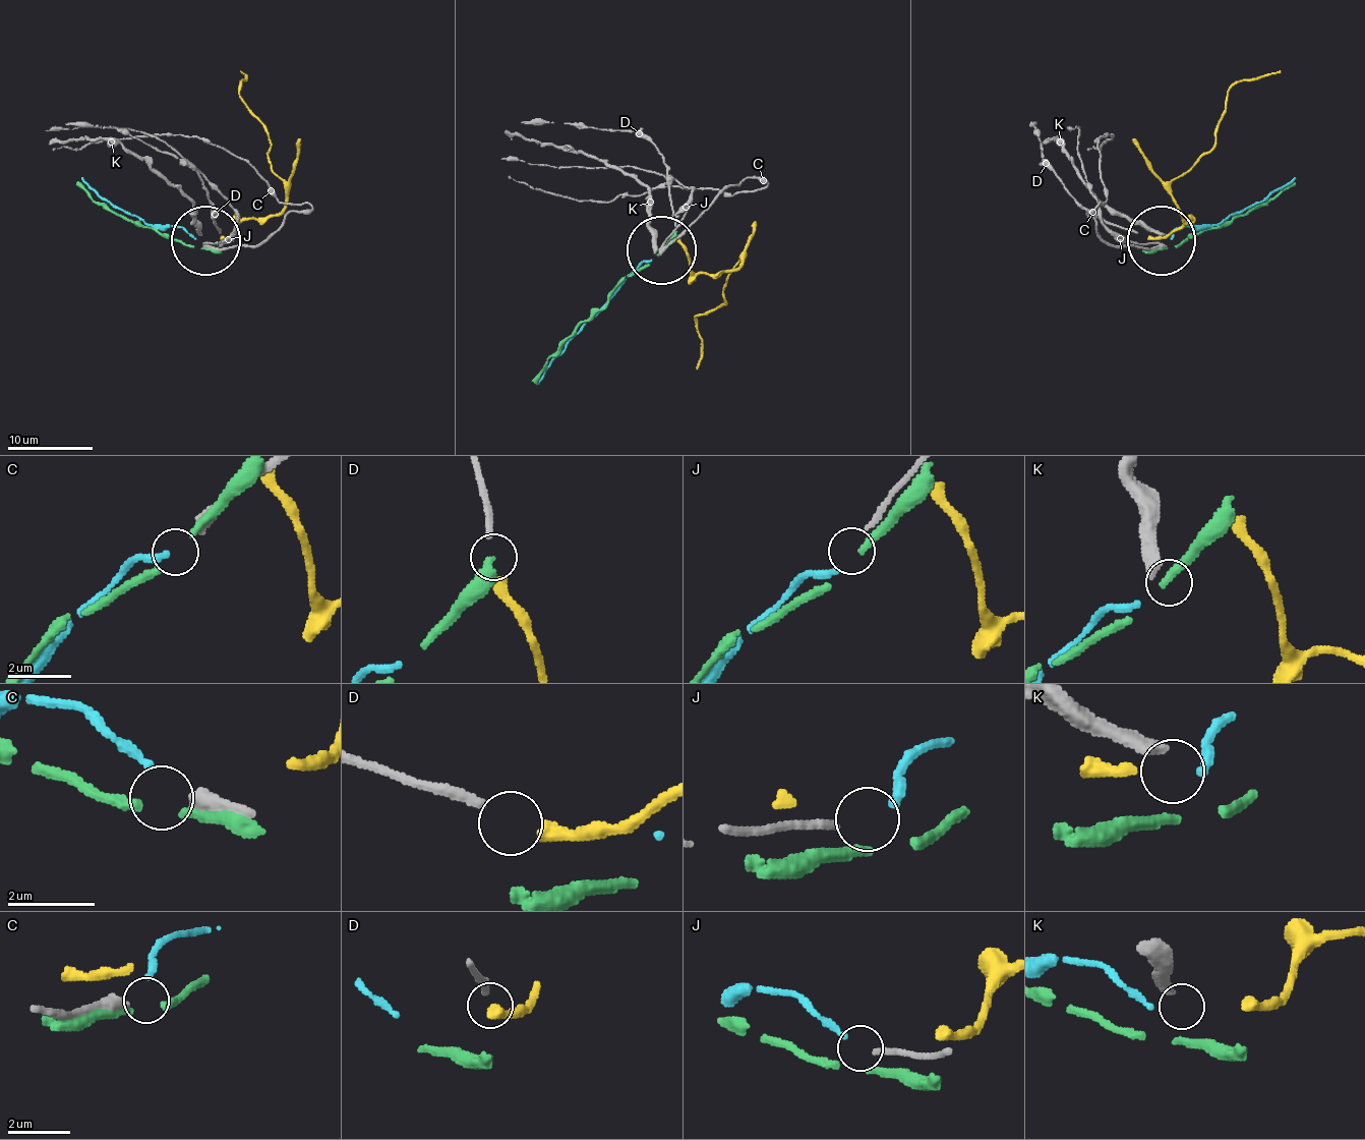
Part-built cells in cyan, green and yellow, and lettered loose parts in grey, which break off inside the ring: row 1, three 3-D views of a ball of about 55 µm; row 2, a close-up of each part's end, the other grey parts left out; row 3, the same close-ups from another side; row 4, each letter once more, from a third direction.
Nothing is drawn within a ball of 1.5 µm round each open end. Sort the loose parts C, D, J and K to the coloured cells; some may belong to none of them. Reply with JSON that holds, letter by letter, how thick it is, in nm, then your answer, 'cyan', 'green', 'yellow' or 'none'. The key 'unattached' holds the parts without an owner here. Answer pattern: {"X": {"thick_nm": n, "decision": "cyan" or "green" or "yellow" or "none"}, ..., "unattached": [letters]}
{"C": {"thick_nm": 360, "decision": "none"}, "D": {"thick_nm": 240, "decision": "yellow"}, "J": {"thick_nm": 180, "decision": "cyan"}, "K": {"thick_nm": 340, "decision": "none"}, "unattached": ["C", "K"]}

